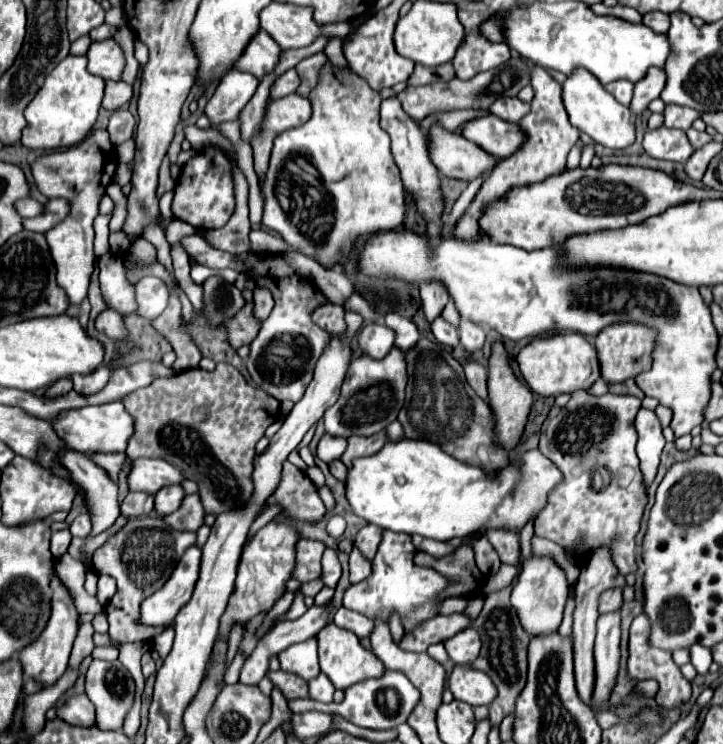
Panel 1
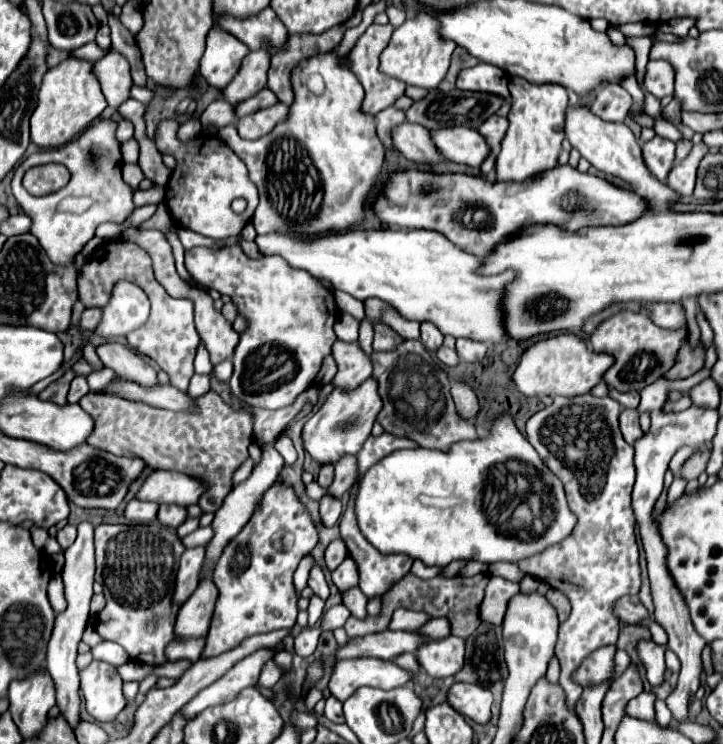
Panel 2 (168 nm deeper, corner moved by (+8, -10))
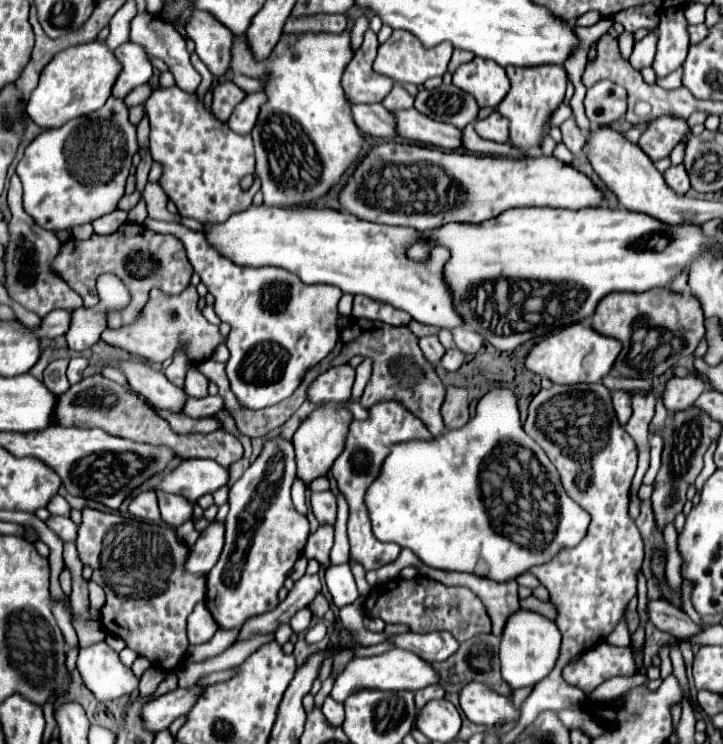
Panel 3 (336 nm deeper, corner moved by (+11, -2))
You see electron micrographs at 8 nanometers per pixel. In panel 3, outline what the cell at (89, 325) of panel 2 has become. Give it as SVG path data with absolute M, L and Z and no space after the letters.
M52 310L52 314L44 316L42 328L36 330L38 338L44 338L44 336L54 338L54 336L66 334L70 328L70 316L72 316L72 310Z

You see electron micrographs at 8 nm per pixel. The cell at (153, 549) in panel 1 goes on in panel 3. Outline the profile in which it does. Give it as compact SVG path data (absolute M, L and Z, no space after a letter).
M84 508L76 548L82 564L94 570L92 580L106 592L106 604L100 610L100 624L106 628L106 632L120 636L128 648L154 664L158 662L162 670L174 670L182 662L188 648L186 620L206 594L206 576L184 574L188 546L176 538L176 530L164 522L144 522L136 518L124 518L120 514Z

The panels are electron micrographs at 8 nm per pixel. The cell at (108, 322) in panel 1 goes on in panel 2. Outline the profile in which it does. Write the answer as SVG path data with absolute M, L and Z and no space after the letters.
M107 342L97 348L97 356L105 364L105 368L111 368L117 378L141 384L145 388L151 388L157 384L155 370L133 350L129 350L123 344Z

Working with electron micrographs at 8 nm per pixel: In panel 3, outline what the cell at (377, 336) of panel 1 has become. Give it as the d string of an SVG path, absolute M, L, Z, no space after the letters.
M350 364L332 366L310 384L308 400L316 404L348 400L352 384L354 384L354 368Z

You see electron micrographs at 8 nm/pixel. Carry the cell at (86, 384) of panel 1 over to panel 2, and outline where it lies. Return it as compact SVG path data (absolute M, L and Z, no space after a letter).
M75 376L75 378L71 380L71 390L69 390L67 400L69 400L71 404L73 404L73 402L79 402L87 392L89 392L87 378L85 378L85 376Z

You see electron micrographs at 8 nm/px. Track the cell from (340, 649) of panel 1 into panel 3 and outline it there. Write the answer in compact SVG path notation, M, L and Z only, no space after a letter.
M394 648L380 656L354 656L346 664L346 668L338 674L338 678L334 680L334 688L332 688L330 696L336 698L336 702L344 702L350 694L354 694L356 690L364 690L364 688L416 692L416 690L426 688L428 684L436 684L436 682L438 682L438 674L428 662L424 662L422 658L418 658L416 654L412 654L408 650Z

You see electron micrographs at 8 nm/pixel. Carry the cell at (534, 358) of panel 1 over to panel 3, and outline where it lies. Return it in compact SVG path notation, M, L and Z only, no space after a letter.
M570 324L556 332L551 332L538 344L532 346L532 350L528 352L526 360L524 360L524 368L528 372L534 372L542 378L548 378L552 384L578 384L578 382L600 382L602 376L606 376L612 368L612 362L616 360L616 354L620 352L620 342L614 338L606 338L600 336L598 332L594 332L592 328L584 326L584 324Z

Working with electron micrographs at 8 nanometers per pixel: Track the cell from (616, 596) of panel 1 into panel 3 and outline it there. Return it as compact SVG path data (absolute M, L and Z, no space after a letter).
M652 600L652 602L648 602L646 612L648 612L648 620L658 630L664 630L664 632L672 634L678 640L700 632L700 628L682 610L676 610L670 602Z

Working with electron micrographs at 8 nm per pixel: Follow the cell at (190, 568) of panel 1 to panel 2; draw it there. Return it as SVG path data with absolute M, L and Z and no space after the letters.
M205 546L185 550L185 554L181 558L179 572L177 572L177 580L175 580L173 602L183 604L195 592L195 588L201 582L203 562L205 562Z

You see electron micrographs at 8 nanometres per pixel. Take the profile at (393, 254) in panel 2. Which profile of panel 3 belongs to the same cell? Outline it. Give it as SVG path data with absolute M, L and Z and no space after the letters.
M262 204L234 214L224 224L206 226L206 238L236 264L276 266L296 274L304 284L332 284L354 296L364 294L408 312L420 324L446 330L464 326L454 308L452 288L444 278L444 264L450 252L444 246L432 246L428 258L410 260L406 252L414 244L422 244L424 238L414 228L374 224L330 208L284 210Z

